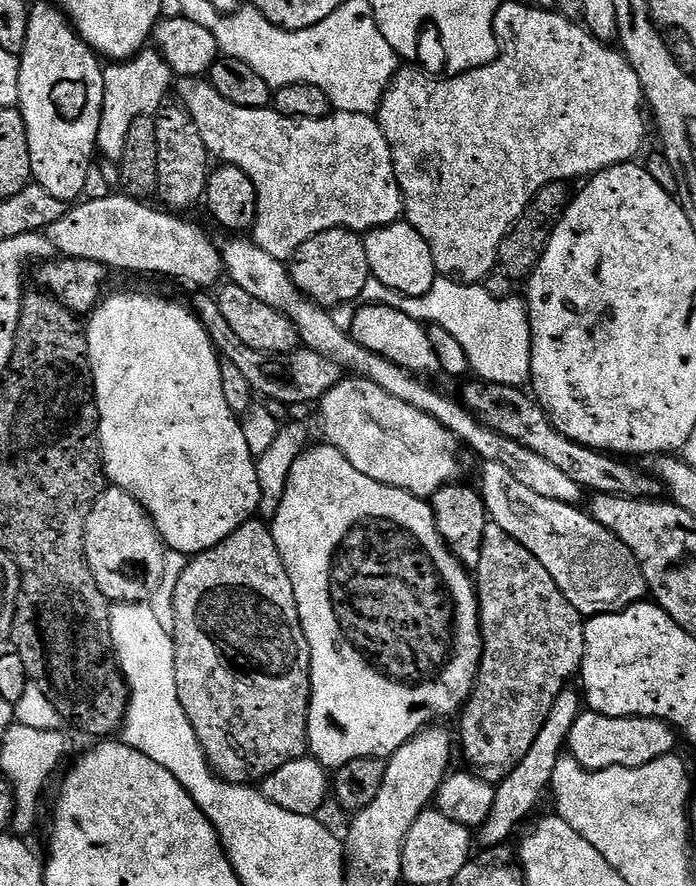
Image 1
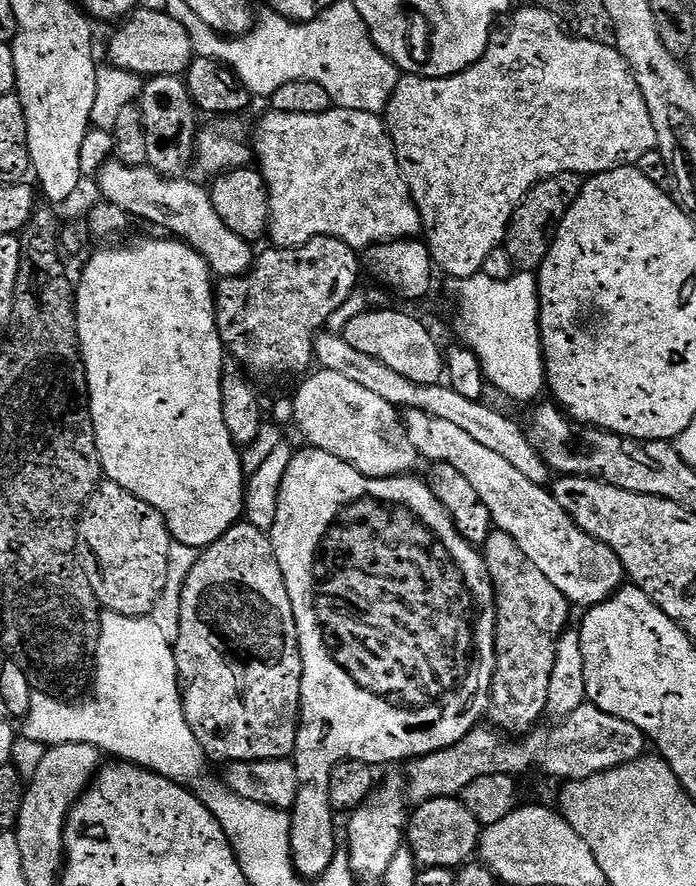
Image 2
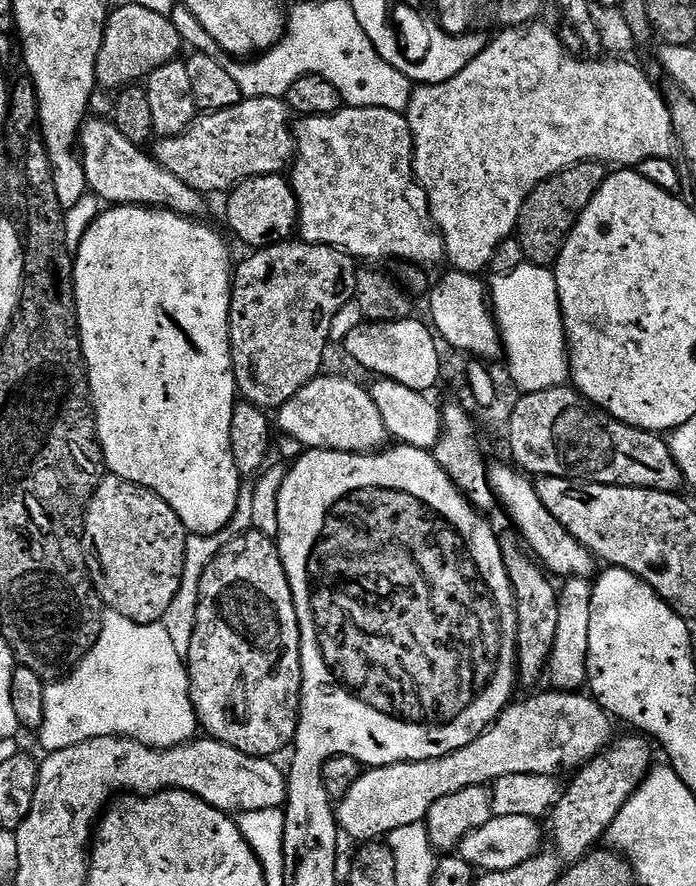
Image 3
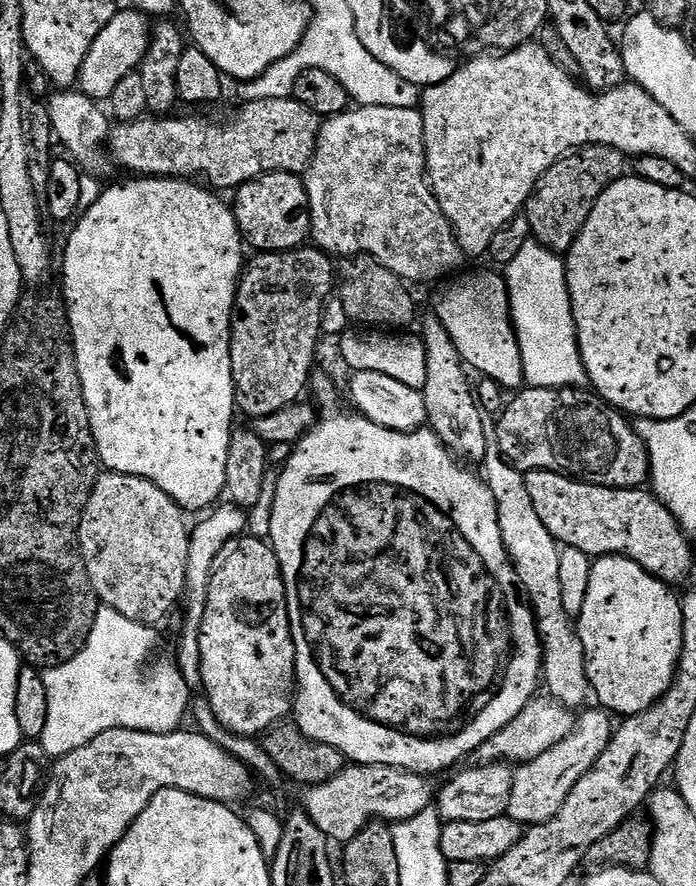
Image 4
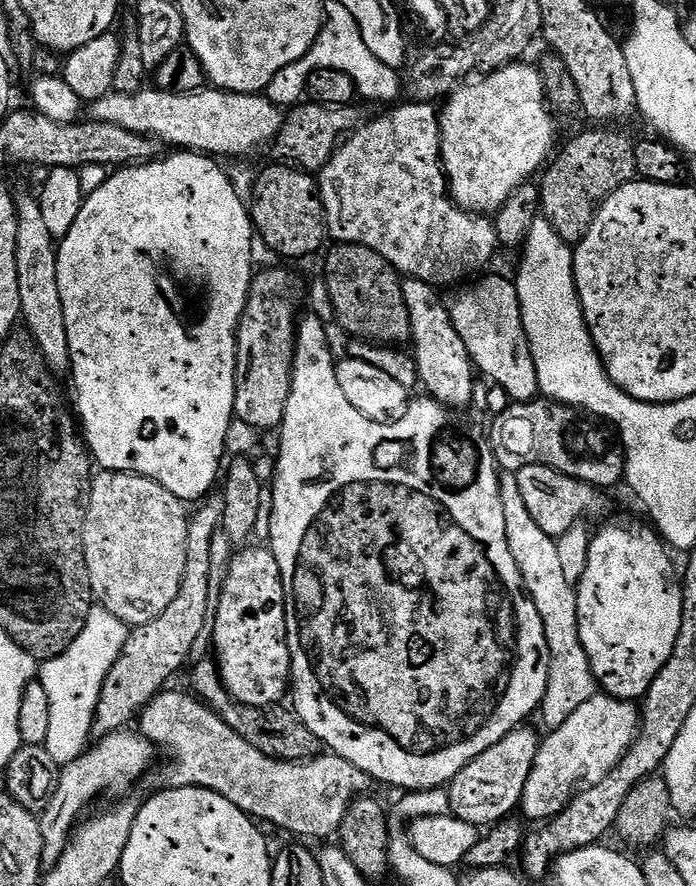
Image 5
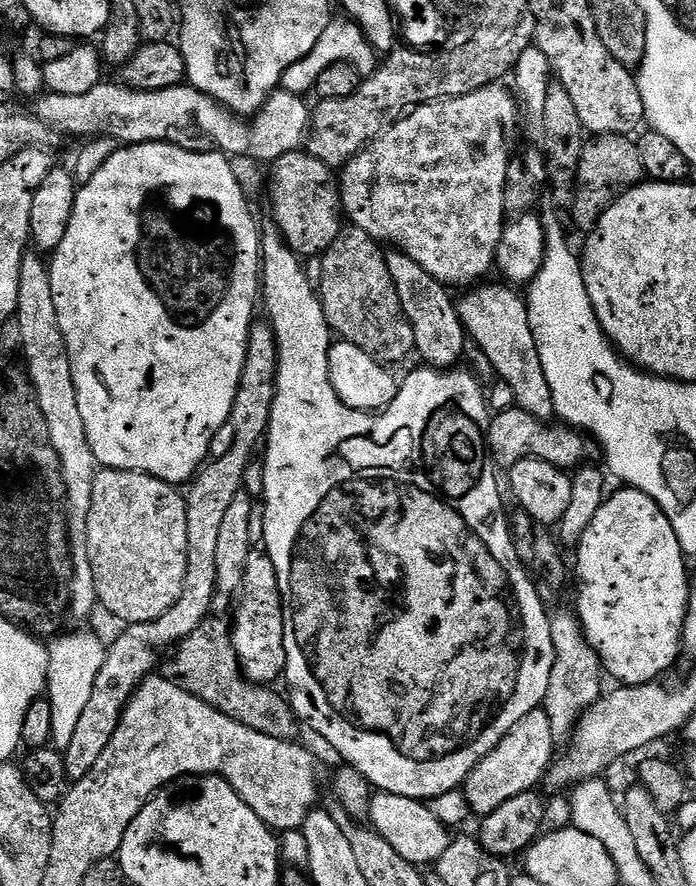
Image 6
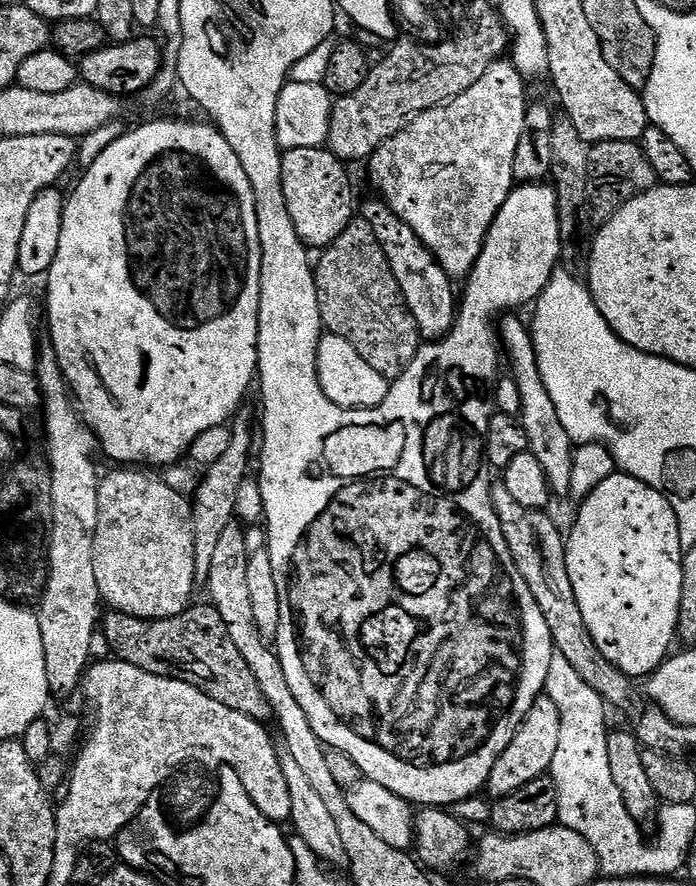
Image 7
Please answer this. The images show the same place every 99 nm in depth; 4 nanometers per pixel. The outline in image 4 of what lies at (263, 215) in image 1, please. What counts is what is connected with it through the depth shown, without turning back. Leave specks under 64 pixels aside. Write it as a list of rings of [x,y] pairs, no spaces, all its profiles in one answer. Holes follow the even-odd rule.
[[[356,106],[337,116],[327,117],[320,126],[314,160],[317,165],[320,163],[320,176],[324,179],[310,192],[315,211],[341,208],[341,220],[334,221],[328,228],[326,248],[333,257],[367,256],[413,285],[443,281],[461,267],[462,253],[456,233],[426,183],[428,163],[424,157],[424,119],[419,108]]]

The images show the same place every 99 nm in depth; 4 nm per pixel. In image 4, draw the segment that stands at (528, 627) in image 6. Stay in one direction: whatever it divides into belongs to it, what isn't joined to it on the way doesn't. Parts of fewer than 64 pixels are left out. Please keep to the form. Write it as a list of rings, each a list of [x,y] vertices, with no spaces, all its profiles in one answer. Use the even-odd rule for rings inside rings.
[[[317,375],[311,381],[310,392],[316,396],[321,396],[324,401],[318,404],[319,420],[313,424],[312,429],[296,441],[292,452],[288,456],[288,461],[284,464],[284,469],[279,469],[277,478],[277,493],[274,496],[273,518],[270,522],[270,543],[282,570],[284,579],[284,589],[288,599],[288,617],[292,627],[292,641],[296,647],[296,695],[294,697],[294,723],[297,728],[301,728],[311,740],[326,742],[326,746],[334,746],[352,764],[381,764],[391,768],[400,768],[404,772],[419,772],[421,774],[433,774],[432,772],[444,772],[447,768],[455,769],[459,760],[471,757],[502,726],[510,726],[518,714],[522,714],[524,707],[529,704],[537,695],[542,684],[542,661],[544,650],[540,647],[540,632],[536,629],[536,618],[532,615],[532,609],[526,603],[521,589],[518,587],[516,571],[512,569],[512,564],[508,560],[508,555],[502,542],[502,530],[498,526],[498,510],[494,502],[494,494],[490,494],[488,484],[484,481],[483,475],[471,472],[471,467],[465,466],[457,457],[453,456],[448,448],[438,439],[427,427],[418,428],[415,432],[399,432],[398,430],[386,430],[374,422],[370,422],[365,416],[357,414],[355,411],[347,410],[336,400],[328,400],[336,392],[336,384],[328,376]]]

